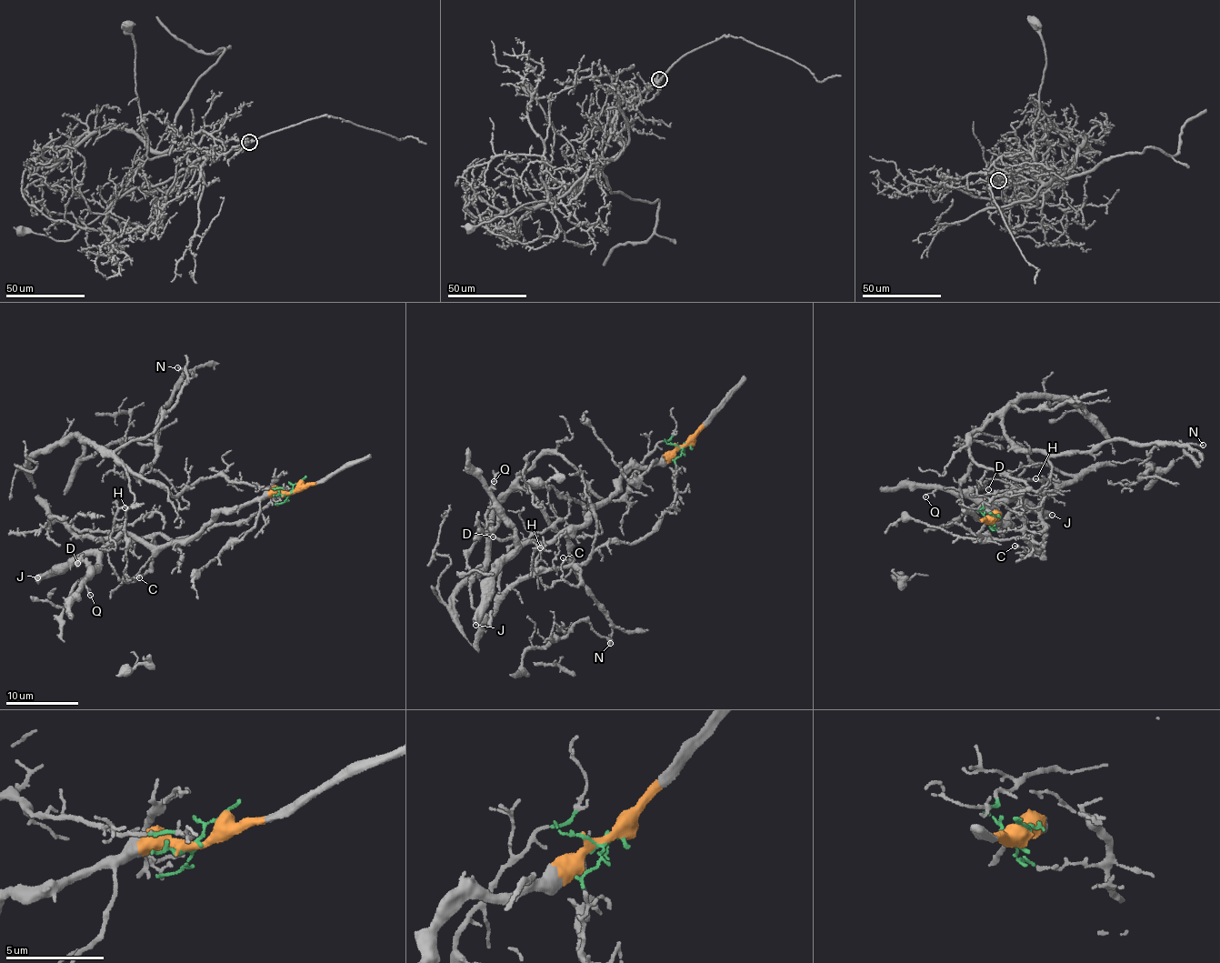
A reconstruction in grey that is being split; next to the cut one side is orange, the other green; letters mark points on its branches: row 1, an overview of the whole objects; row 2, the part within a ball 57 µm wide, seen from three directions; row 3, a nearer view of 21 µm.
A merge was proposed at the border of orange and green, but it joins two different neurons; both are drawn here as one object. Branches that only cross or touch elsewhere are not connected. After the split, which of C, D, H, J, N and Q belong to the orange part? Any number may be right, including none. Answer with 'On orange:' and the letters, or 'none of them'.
On orange: D, J, Q

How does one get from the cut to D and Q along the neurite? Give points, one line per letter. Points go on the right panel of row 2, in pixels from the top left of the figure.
D: (990, 521), (987, 506), (1007, 524), (1019, 499), (1017, 494), (988, 502), (973, 493), (987, 489)
Q: (990, 521), (987, 506), (1007, 524), (1017, 494), (979, 502), (938, 489), (924, 497)

